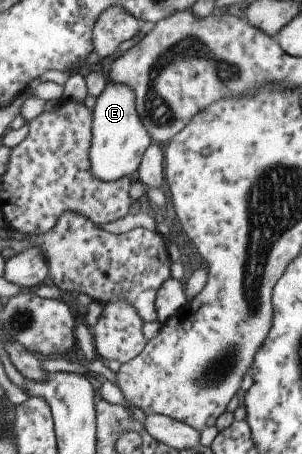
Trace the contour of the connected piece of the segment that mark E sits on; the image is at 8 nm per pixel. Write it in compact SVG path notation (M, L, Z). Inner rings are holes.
M106 83L93 108L93 146L91 165L95 177L104 182L132 174L138 168L142 153L152 142L135 109L135 92L126 83Z

